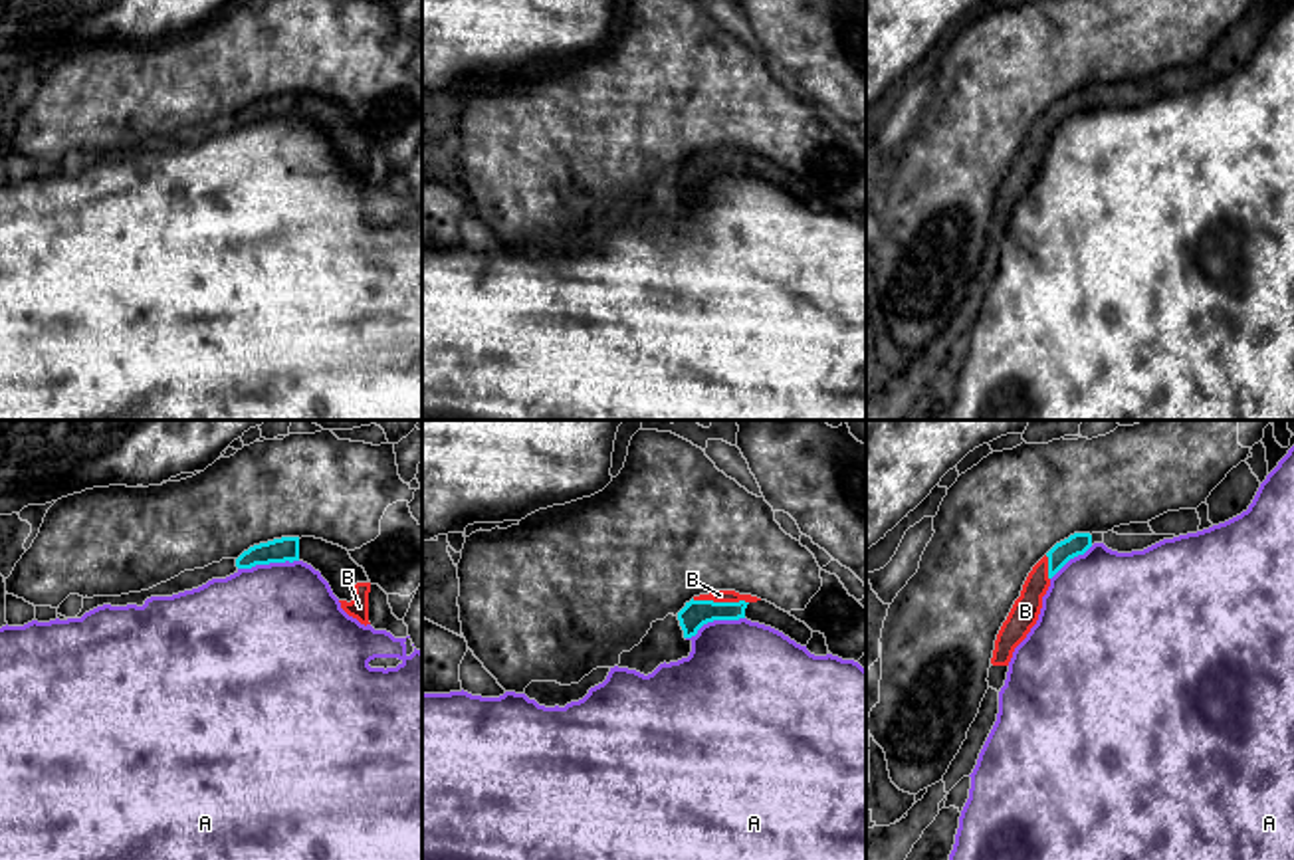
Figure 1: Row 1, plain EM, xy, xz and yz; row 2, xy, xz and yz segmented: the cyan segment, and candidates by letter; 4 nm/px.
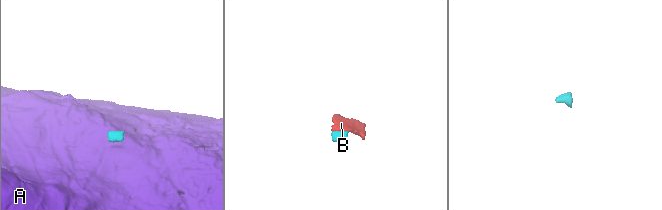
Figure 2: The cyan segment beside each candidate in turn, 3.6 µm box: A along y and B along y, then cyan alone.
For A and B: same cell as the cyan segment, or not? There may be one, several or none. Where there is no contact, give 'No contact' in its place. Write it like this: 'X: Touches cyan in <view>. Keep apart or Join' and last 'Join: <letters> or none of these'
A: Touches cyan in xy. Keep apart
B: Touches cyan in xz. Join
Join: B

